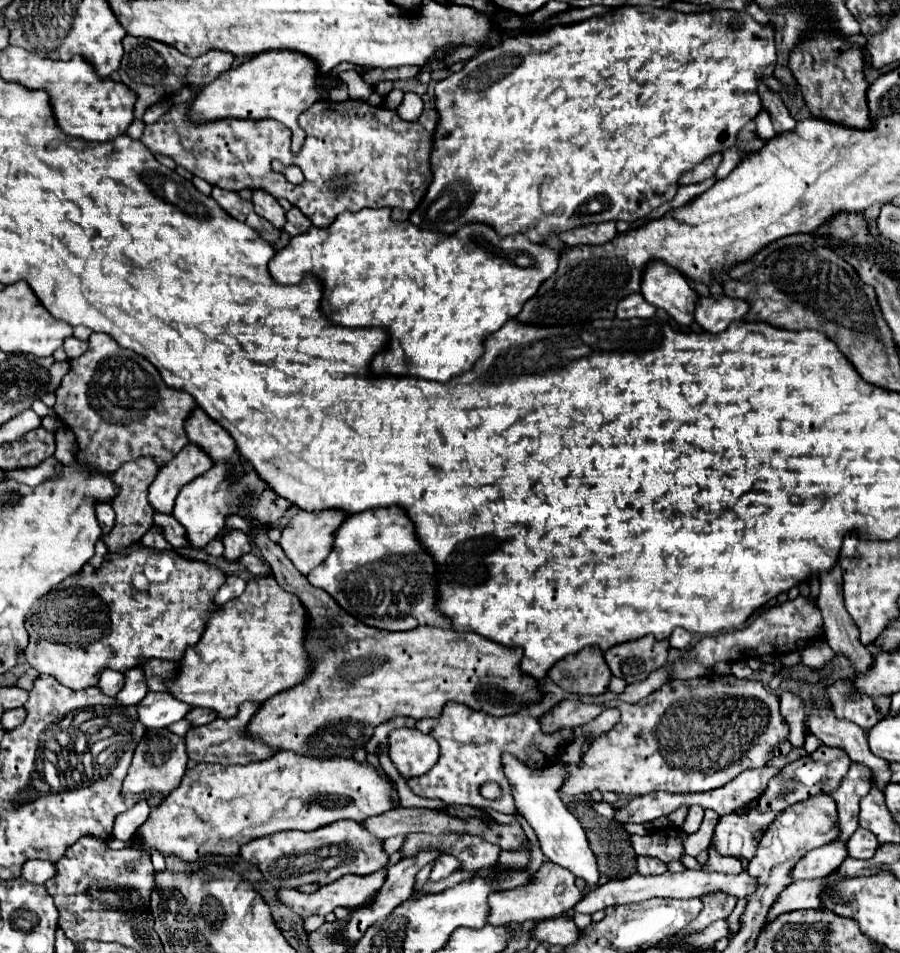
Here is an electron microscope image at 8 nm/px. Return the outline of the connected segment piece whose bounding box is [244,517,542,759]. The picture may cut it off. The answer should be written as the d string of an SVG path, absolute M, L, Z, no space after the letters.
M248 519L250 523L250 537L260 549L262 559L270 565L274 579L284 587L284 591L294 593L308 617L306 625L306 653L312 661L312 669L306 679L292 689L286 689L268 701L264 701L258 713L246 727L246 737L258 739L272 749L278 751L294 751L298 755L310 755L318 759L332 759L344 757L350 759L358 749L362 749L368 739L372 737L372 729L380 723L394 719L398 715L424 719L424 717L438 717L440 709L448 701L464 703L472 709L490 713L490 715L510 715L516 713L522 705L534 703L542 697L536 687L536 679L524 675L520 671L522 653L518 649L508 649L476 633L458 633L452 629L438 629L438 627L416 627L412 631L382 631L352 619L330 595L312 587L304 575L300 575L290 559L284 555L278 543L270 541L268 525L260 523L258 519Z

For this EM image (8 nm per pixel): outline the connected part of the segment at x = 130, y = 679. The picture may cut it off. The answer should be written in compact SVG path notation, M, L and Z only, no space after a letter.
M136 667L134 669L128 669L124 673L124 677L126 677L124 679L124 687L122 687L122 691L114 699L120 705L136 705L148 693L146 679L144 679L142 671L136 669Z

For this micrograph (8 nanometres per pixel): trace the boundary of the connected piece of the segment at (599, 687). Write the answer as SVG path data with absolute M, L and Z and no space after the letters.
M586 647L578 655L558 661L548 677L568 693L600 695L608 691L612 673L604 661L604 653L598 647Z

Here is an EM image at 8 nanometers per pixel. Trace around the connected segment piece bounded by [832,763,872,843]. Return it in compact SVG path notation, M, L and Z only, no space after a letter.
M852 763L850 771L842 779L840 787L832 791L832 799L838 805L838 827L840 835L836 841L846 843L858 827L858 803L872 789L870 771L864 765Z

